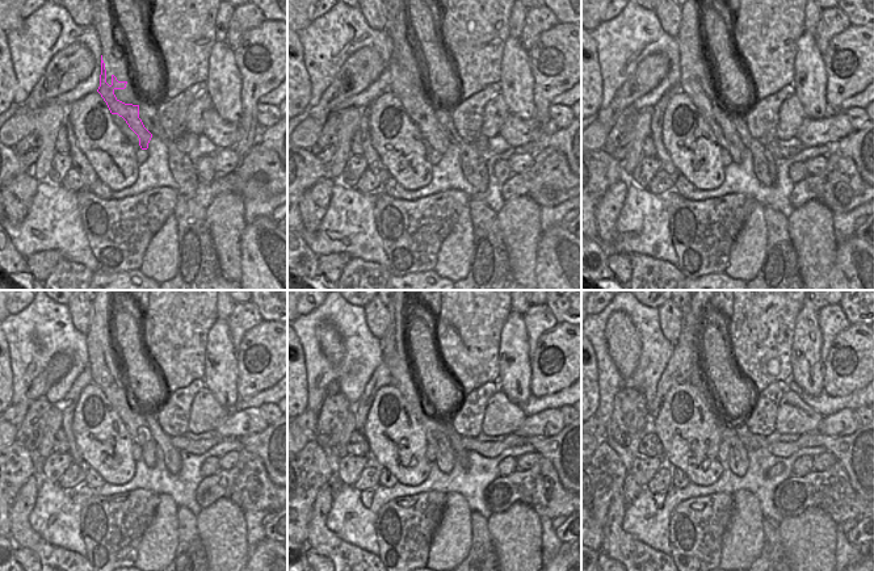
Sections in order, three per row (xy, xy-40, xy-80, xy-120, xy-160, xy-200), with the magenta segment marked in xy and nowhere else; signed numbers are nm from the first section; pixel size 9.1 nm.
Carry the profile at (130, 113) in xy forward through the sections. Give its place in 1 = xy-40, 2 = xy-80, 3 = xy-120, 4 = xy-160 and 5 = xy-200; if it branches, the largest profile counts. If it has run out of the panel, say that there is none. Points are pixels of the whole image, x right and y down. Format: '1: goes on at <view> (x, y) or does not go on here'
1: goes on at xy-40 (421, 113)
2: goes on at xy-80 (714, 110)
3: goes on at xy-120 (100, 344)
4: goes on at xy-160 (393, 344)
5: goes on at xy-200 (738, 462)

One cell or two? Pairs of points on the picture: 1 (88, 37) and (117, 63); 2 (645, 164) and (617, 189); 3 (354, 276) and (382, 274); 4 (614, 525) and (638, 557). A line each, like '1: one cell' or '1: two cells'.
1: two cells
2: two cells
3: one cell
4: one cell

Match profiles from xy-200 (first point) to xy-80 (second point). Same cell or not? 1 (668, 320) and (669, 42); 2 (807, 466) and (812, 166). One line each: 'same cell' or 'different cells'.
1: different cells
2: different cells

